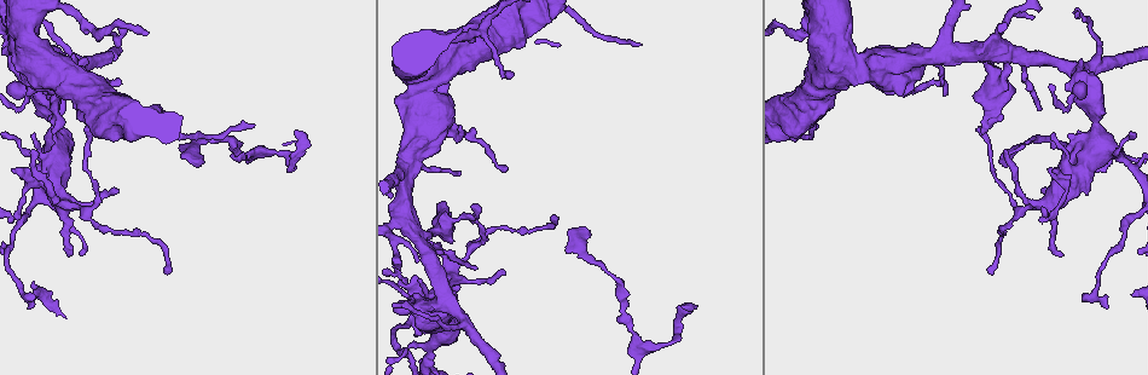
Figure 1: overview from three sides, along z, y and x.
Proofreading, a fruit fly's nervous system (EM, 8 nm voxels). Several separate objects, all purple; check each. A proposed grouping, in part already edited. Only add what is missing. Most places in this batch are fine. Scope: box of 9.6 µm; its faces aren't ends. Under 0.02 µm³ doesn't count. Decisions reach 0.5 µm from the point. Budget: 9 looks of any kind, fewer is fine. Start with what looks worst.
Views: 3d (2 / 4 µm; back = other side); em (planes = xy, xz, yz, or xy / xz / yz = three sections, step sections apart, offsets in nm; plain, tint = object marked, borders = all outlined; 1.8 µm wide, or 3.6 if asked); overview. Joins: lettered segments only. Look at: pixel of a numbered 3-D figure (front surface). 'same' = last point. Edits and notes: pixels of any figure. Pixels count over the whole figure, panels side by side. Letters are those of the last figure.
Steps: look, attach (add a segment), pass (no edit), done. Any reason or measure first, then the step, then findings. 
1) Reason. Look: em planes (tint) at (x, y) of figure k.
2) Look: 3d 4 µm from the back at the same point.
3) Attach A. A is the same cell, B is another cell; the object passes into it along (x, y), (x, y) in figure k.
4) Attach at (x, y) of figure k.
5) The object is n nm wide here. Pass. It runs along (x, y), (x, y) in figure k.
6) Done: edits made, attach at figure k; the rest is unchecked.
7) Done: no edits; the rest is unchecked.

An open end. Look: 3d 4 µm at (1024, 148) of figure 1.

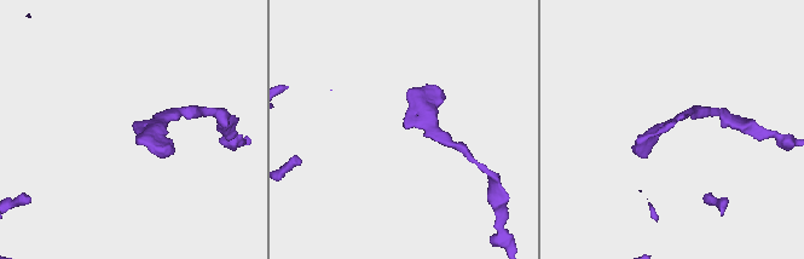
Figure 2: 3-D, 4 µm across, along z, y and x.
Need the tissue. Look: em yz step 16 (borders) at (403, 125) of figure 2.

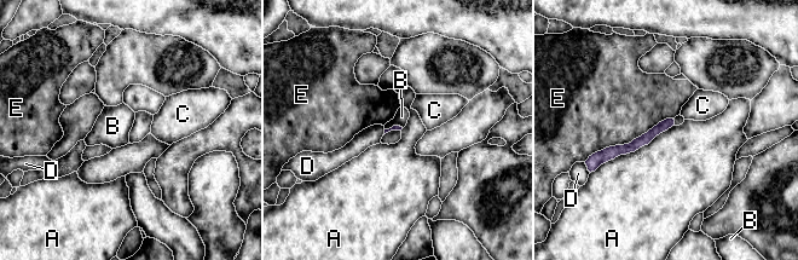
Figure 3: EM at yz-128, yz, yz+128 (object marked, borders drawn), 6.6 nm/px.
Look: em planes (borders) at the same point.

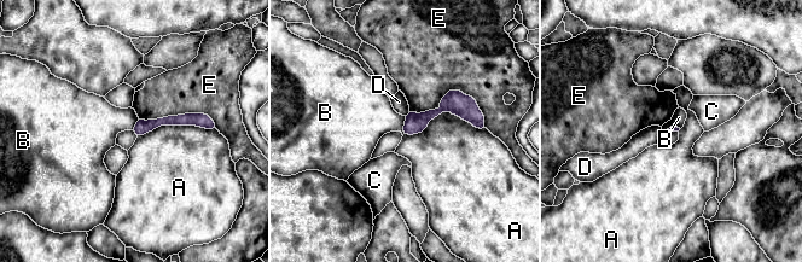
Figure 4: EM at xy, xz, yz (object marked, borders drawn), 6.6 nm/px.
Pass. A, B, C, D and E are other cells; a border runs along (406, 116), (404, 133) in figure 4; none of them fits.

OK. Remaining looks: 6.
Free end. Look: 3d 4 µm from the back at (1080, 131) of figure 1.

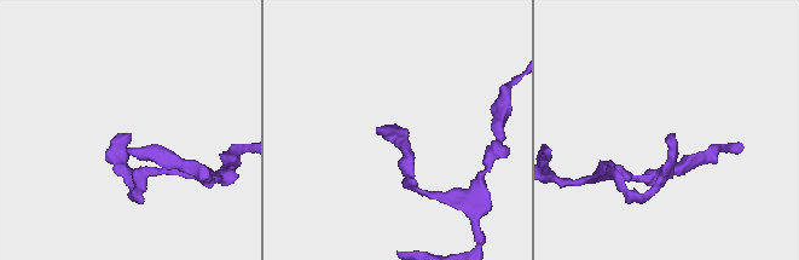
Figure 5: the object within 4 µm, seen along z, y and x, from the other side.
Look: em xz step 16 (borders) at (129, 136) of figure 5.

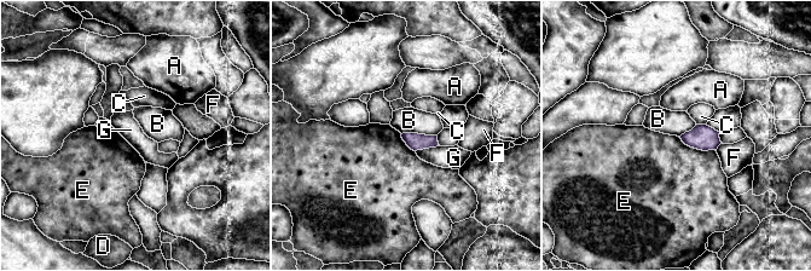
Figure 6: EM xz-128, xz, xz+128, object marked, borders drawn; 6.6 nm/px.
Cut it another way. Look: em planes (borders) at the same point.

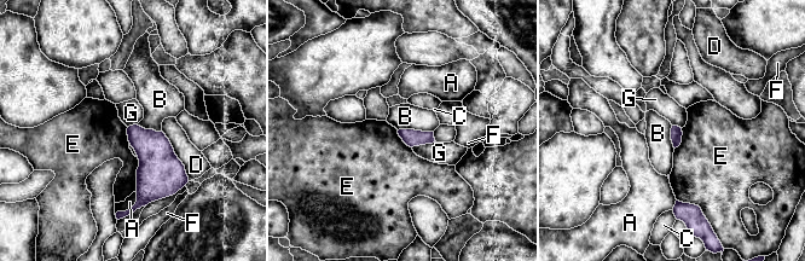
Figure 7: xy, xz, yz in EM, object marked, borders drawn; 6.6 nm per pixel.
The longest contact is with D, 380 nm. Pass. A, B, C, D, E, F and G are other cells; a border runs along (398, 129), (433, 132) in figure 7; none of them fits.

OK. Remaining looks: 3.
Calibre changes. Look: 3d 2 µm at (1001, 49) of figure 1.

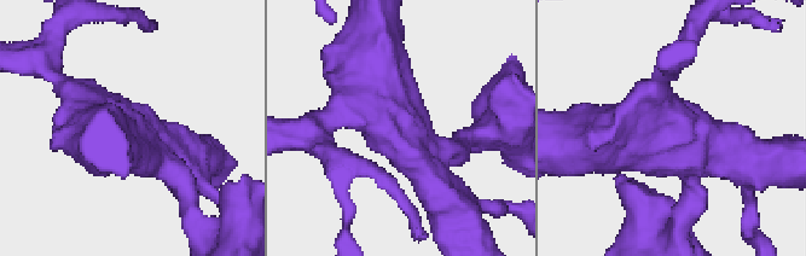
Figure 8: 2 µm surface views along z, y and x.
Look: em planes (borders) at (401, 132) of figure 8.

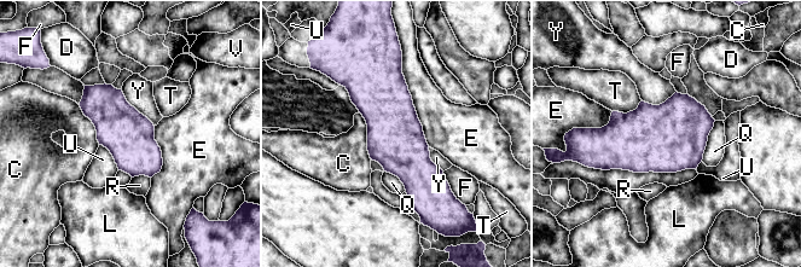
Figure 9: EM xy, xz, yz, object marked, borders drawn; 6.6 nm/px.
The longest contact is with E, 650 nm. Pass. C, D, E, F, L, Q, R, T, U, V and Y are other cells; no lettered segment goes on from it.

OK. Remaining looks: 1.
End of a long branch. Look: em planes (borders) at (817, 128) of figure 1.

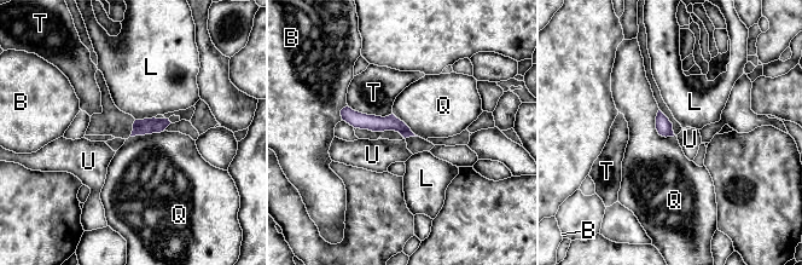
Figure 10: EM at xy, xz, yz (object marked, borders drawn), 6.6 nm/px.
The object is 100 nm wide here. Pass. B, L, Q, T and U are other cells; a border runs along (658, 109), (656, 131), (673, 137) in figure 10; no lettered segment goes on from it.

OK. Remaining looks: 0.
Done: no edits; the rest is unchecked.

